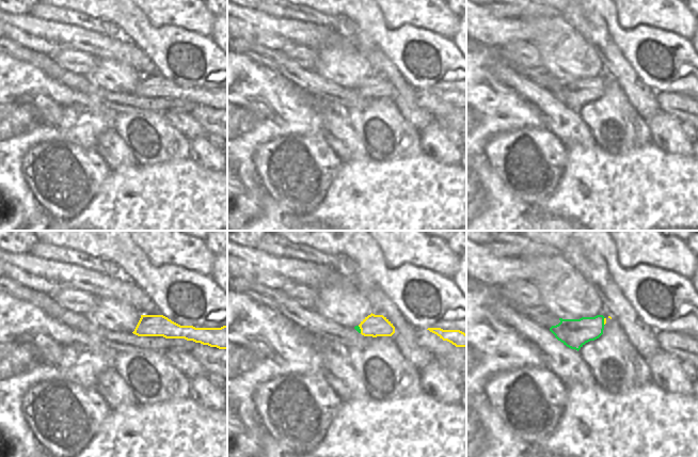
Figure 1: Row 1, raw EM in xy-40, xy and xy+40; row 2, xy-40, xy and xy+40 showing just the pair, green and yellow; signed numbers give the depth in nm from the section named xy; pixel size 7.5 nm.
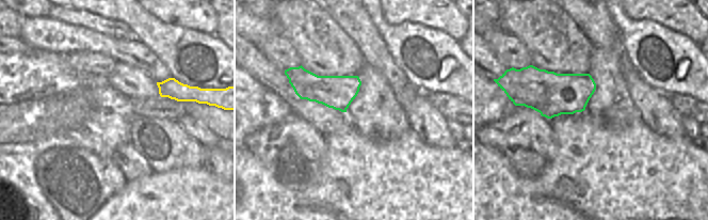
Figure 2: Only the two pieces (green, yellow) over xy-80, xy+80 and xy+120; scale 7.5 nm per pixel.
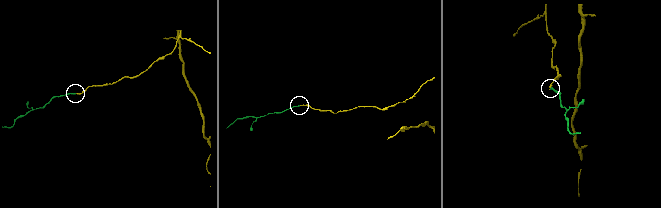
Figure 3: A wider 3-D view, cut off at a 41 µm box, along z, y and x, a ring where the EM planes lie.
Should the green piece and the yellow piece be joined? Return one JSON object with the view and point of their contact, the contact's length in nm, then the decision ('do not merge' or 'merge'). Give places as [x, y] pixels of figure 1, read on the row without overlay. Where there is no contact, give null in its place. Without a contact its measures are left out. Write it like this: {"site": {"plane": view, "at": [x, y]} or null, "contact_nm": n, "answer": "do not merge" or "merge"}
{"site": {"plane": "xy", "at": [360, 90]}, "contact_nm": 60, "answer": "merge"}

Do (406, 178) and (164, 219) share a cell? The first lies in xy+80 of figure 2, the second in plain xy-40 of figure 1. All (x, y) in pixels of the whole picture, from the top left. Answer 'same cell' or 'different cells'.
same cell

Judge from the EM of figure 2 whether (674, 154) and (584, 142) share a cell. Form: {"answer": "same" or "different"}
{"answer": "same"}

